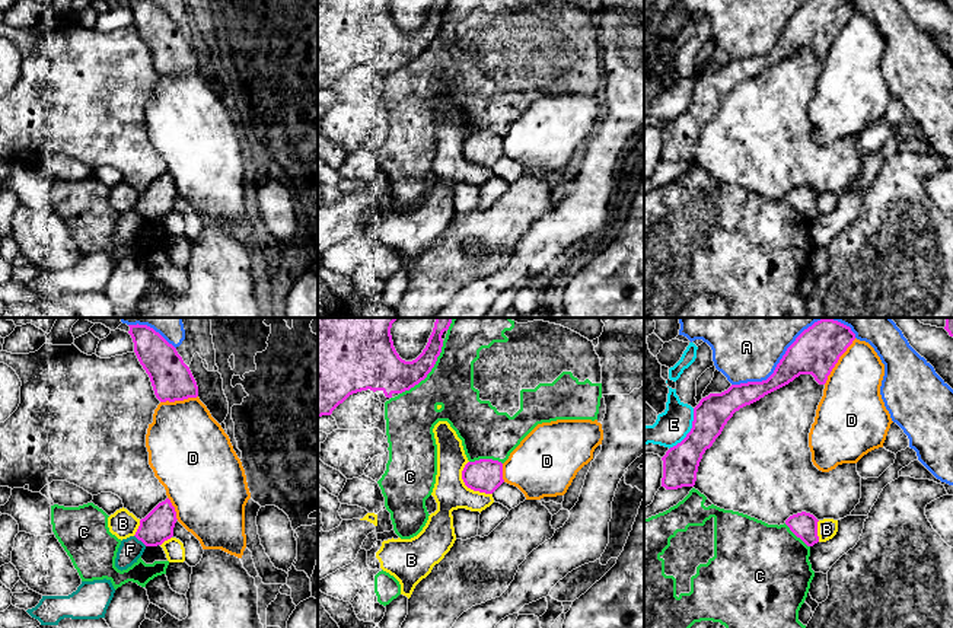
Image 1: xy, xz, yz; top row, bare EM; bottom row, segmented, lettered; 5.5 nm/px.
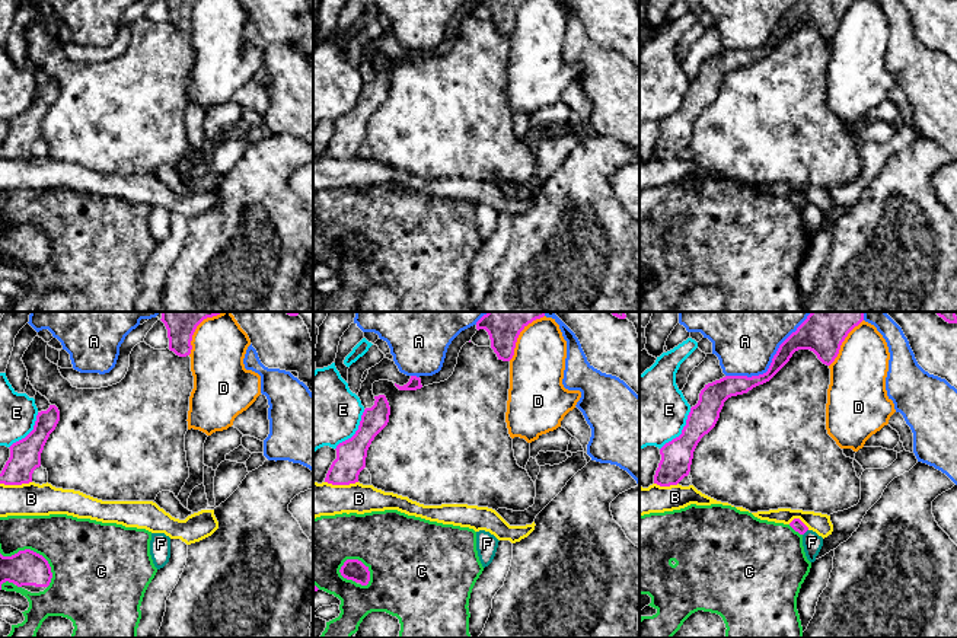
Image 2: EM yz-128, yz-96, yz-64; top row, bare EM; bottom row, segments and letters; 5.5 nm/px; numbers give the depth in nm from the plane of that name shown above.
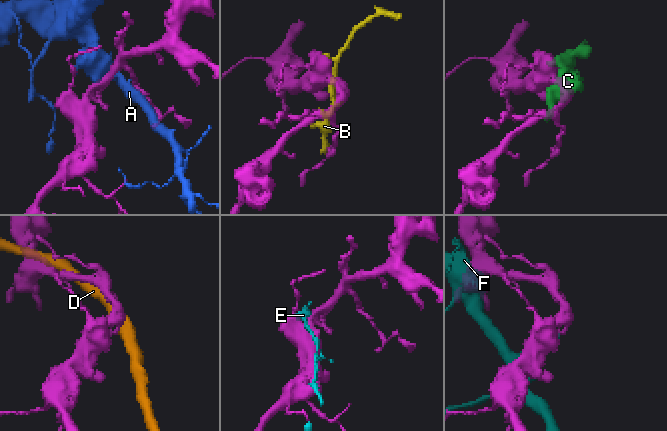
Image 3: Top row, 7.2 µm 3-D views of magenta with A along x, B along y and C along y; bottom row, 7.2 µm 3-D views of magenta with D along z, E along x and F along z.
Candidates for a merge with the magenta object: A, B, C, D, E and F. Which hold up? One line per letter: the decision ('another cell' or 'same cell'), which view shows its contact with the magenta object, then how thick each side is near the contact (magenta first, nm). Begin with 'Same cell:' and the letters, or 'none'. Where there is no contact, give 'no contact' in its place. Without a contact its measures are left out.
Same cell: none
A: another cell; contact in yz; calibres 260 and 300 nm
B: another cell; contact in xz; calibres 190 and 190 nm
C: another cell; contact in xz; calibres 220 and 260 nm
D: another cell; contact in yz; calibres 260 and 340 nm
E: another cell; contact in yz; calibres 200 and 190 nm
F: another cell; contact in xy; calibres 180 and 130 nm

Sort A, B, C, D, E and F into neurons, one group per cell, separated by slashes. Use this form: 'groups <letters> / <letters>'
groups A / B / C / D / E / F

